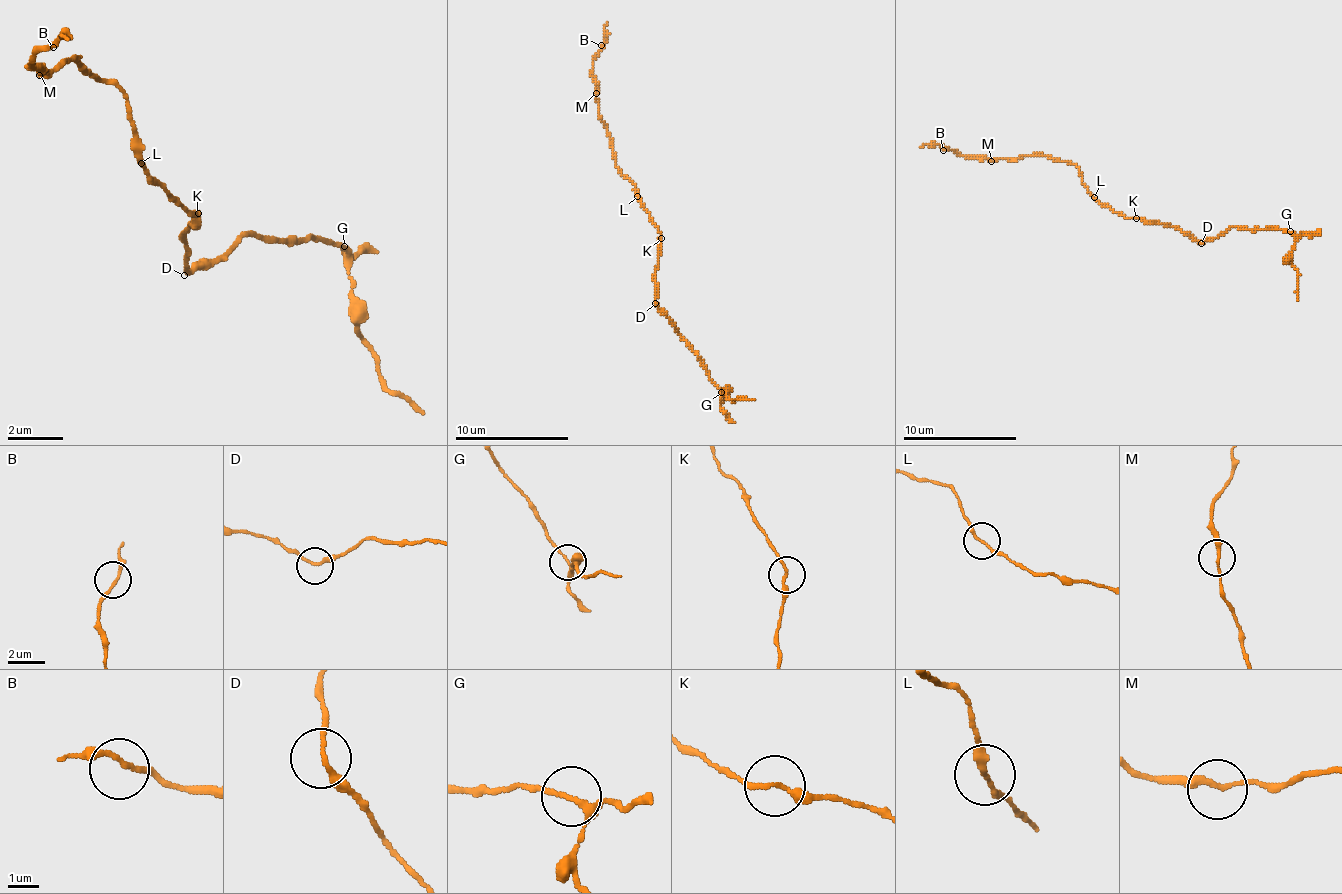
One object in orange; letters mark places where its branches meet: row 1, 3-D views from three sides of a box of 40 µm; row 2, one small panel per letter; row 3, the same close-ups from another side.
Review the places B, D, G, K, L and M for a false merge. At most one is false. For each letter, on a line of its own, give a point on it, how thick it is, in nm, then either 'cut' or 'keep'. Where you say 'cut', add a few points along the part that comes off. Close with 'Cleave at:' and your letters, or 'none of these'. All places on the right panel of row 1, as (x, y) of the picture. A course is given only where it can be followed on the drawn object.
B: (943, 150) | 160 nm | keep
D: (1201, 243) | 170 nm | keep
G: (1290, 231) | 170 nm | keep
K: (1136, 218) | 160 nm | keep
L: (1094, 197) | 180 nm | keep
M: (991, 161) | 200 nm | keep
Cleave at: none of these

